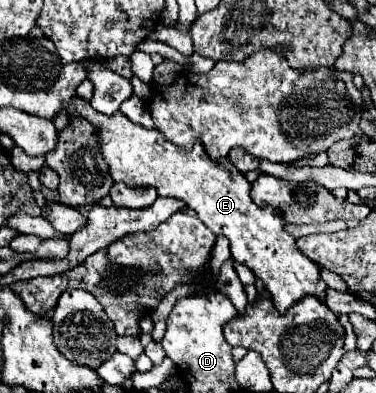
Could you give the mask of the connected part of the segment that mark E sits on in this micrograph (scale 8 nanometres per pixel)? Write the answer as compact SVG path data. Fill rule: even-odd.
M75 100L73 106L69 106L71 116L83 116L89 122L95 122L95 126L101 130L101 146L103 146L103 158L107 158L109 170L111 170L111 178L115 182L123 182L131 188L155 188L159 196L163 198L177 198L183 200L191 210L197 212L197 218L211 228L211 232L215 236L225 236L231 244L231 256L239 262L245 264L253 270L253 274L265 284L265 288L269 290L275 308L285 314L291 306L295 306L297 302L301 302L305 296L317 296L321 302L325 302L325 290L327 284L321 280L321 270L315 262L311 262L307 256L303 256L303 252L297 248L295 238L285 232L283 228L283 218L279 216L277 210L271 210L271 206L255 206L255 202L251 202L249 190L251 184L245 180L243 174L239 174L239 170L235 170L235 166L231 166L231 162L227 158L219 158L213 160L205 154L201 142L195 142L193 150L183 150L171 142L167 142L163 138L163 134L159 134L159 130L147 130L139 124L133 124L127 116L123 116L121 112L115 112L113 116L105 116L95 112L89 102L85 100Z

